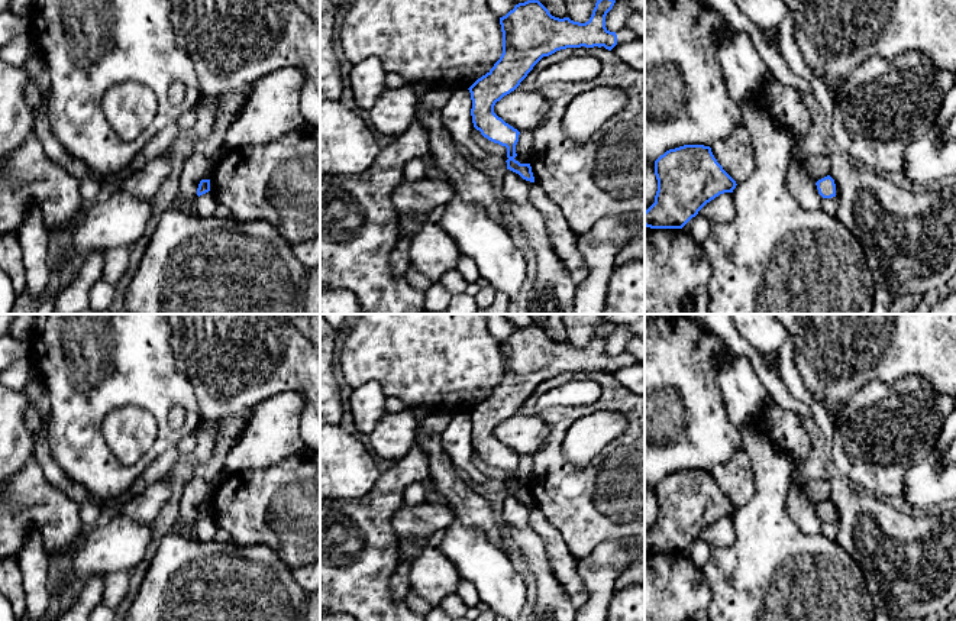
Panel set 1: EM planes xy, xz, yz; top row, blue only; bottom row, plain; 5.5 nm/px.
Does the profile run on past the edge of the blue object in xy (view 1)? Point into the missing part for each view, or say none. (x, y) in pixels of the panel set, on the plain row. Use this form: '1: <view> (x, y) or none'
1: none

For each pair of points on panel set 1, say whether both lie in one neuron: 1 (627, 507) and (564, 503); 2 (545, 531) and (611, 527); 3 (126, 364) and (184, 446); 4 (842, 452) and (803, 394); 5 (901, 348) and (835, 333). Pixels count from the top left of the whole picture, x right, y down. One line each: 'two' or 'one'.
1: one
2: two
3: two
4: two
5: one

